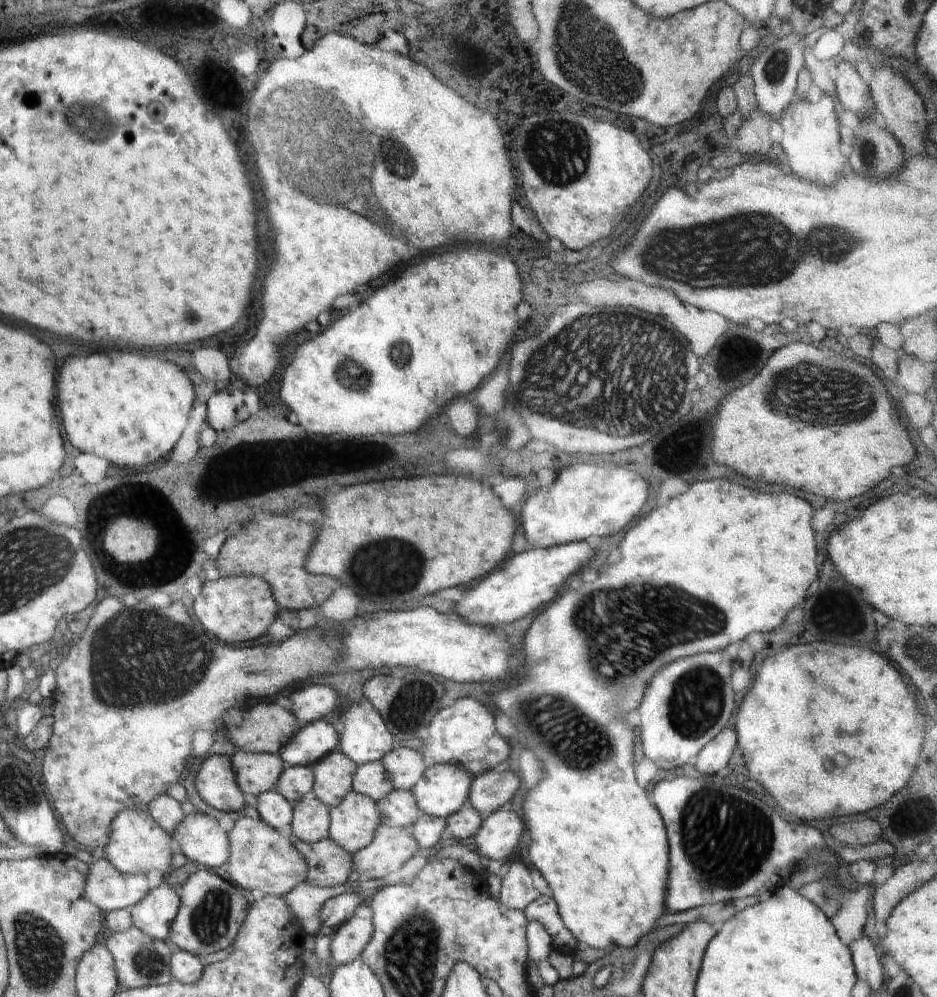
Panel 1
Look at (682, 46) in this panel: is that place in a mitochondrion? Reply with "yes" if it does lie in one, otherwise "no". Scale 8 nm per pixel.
no

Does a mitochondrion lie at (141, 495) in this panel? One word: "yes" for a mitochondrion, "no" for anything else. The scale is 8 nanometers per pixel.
yes

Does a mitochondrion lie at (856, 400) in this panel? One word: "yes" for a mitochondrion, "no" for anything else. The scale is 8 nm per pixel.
yes

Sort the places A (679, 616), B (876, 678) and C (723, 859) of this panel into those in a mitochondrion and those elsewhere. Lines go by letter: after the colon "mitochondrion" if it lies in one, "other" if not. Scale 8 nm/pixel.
A: mitochondrion
B: other
C: mitochondrion

